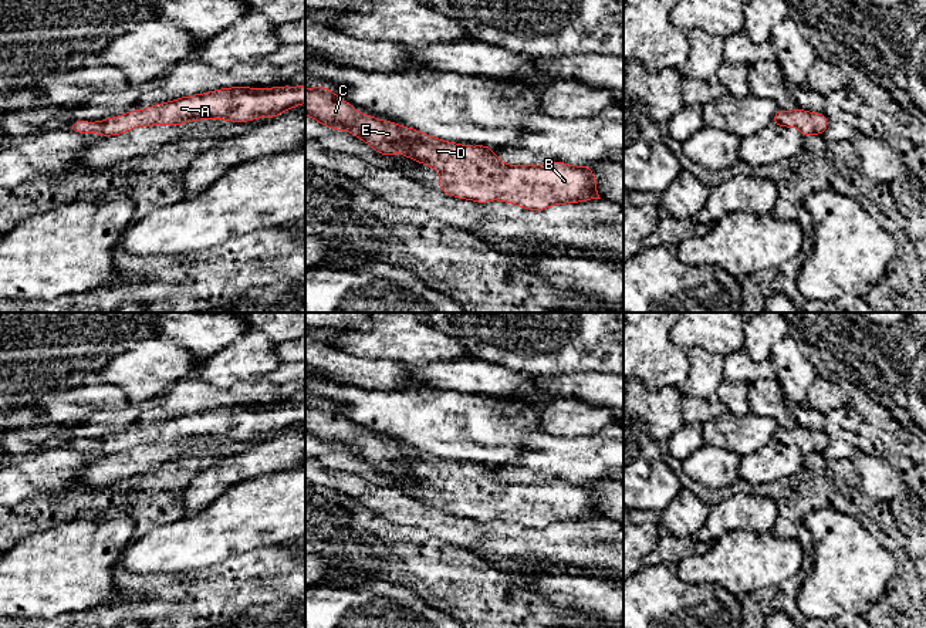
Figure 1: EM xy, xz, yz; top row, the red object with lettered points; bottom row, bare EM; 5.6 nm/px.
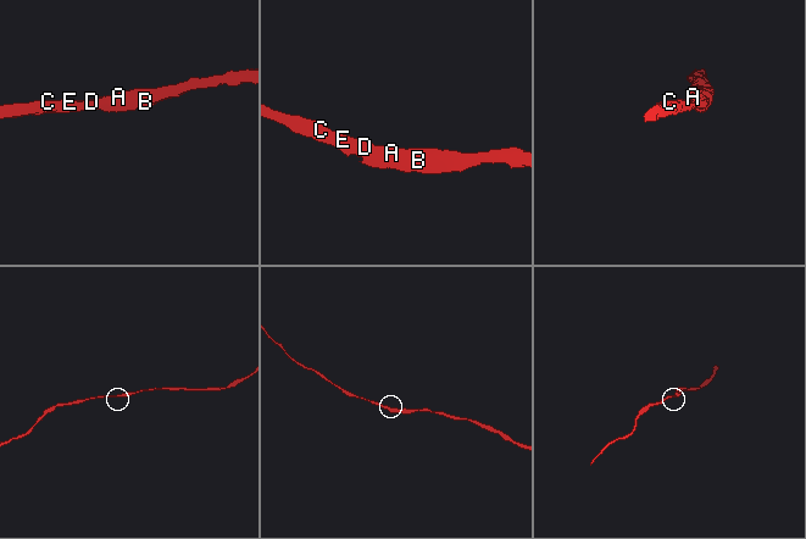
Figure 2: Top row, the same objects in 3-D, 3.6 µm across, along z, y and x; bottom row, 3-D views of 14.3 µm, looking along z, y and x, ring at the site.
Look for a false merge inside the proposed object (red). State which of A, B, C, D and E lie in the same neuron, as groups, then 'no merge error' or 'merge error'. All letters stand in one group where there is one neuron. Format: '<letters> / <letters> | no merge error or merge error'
A B C D E | no merge error

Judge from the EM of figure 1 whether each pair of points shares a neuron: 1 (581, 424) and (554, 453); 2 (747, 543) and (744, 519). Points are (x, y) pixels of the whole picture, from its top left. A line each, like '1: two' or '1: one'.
1: two
2: two

